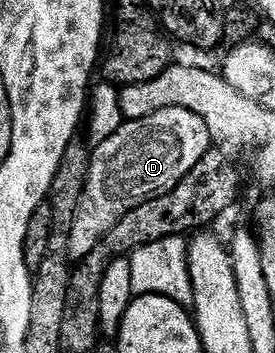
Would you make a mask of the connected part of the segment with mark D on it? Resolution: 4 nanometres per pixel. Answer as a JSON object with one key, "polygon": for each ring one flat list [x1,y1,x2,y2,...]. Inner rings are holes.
{"polygon":[[181,106,169,107,156,113,150,113,136,121,124,120,116,133,105,138,101,144,94,146,90,154,91,169,87,176,87,186,69,233,68,258,88,258,92,250,99,245,100,239,108,234,117,223,149,197,157,197,160,193,173,191,181,179,185,179,193,171,193,167,204,164,207,148,213,140,212,130,193,110,182,109]]}

